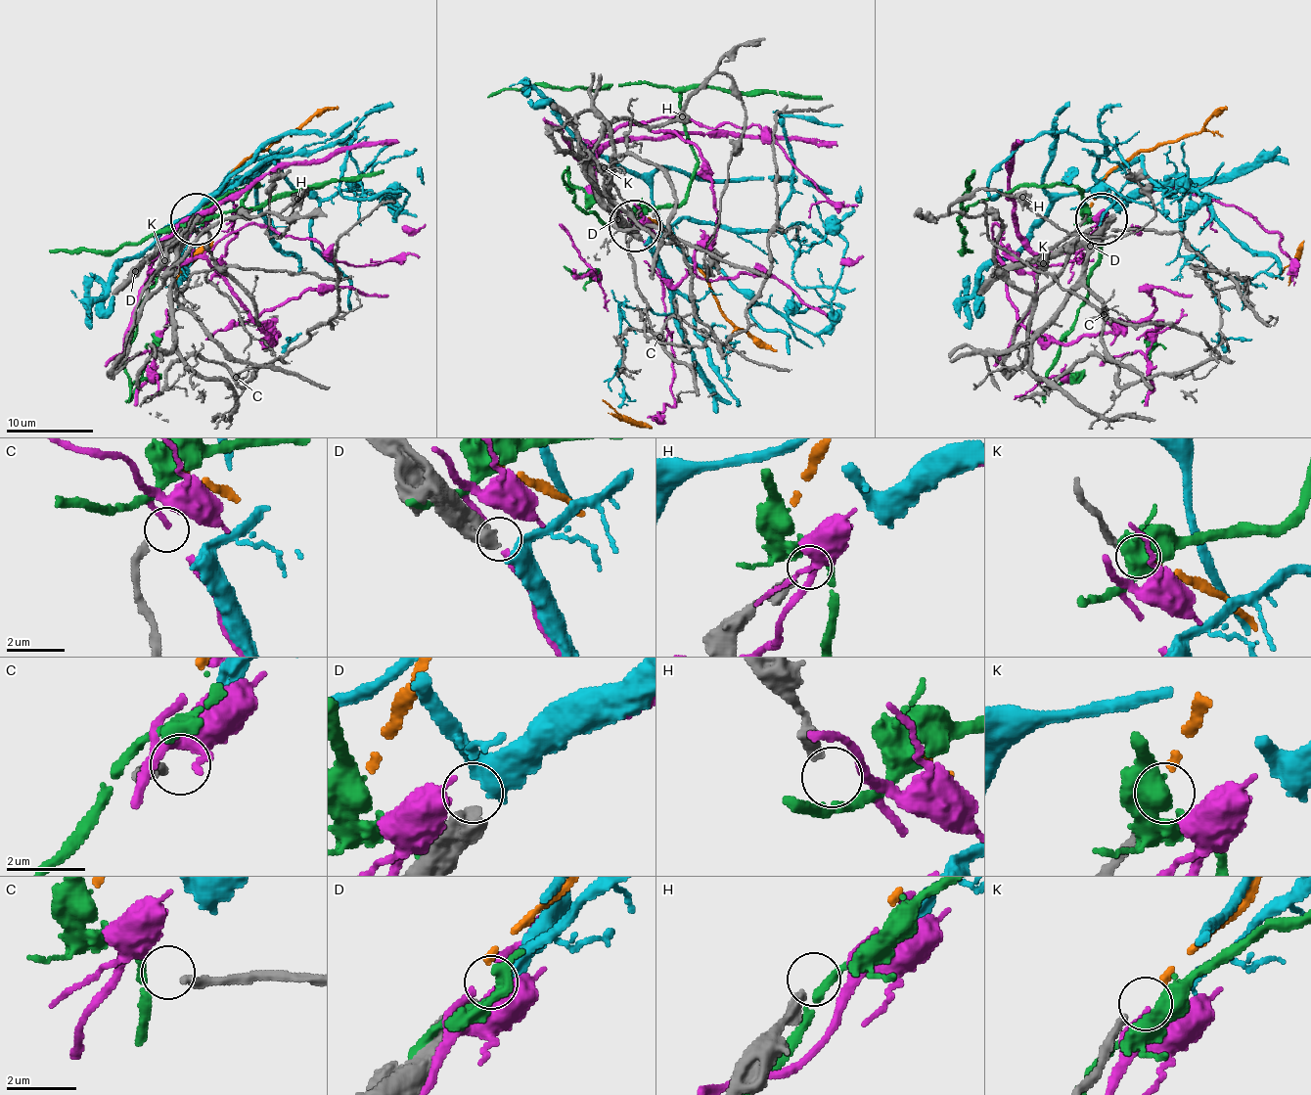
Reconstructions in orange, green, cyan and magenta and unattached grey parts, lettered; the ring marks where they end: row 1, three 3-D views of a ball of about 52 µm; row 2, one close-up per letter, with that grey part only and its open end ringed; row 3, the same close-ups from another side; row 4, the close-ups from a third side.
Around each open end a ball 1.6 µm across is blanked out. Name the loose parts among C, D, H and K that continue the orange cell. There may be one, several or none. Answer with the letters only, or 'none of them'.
K

